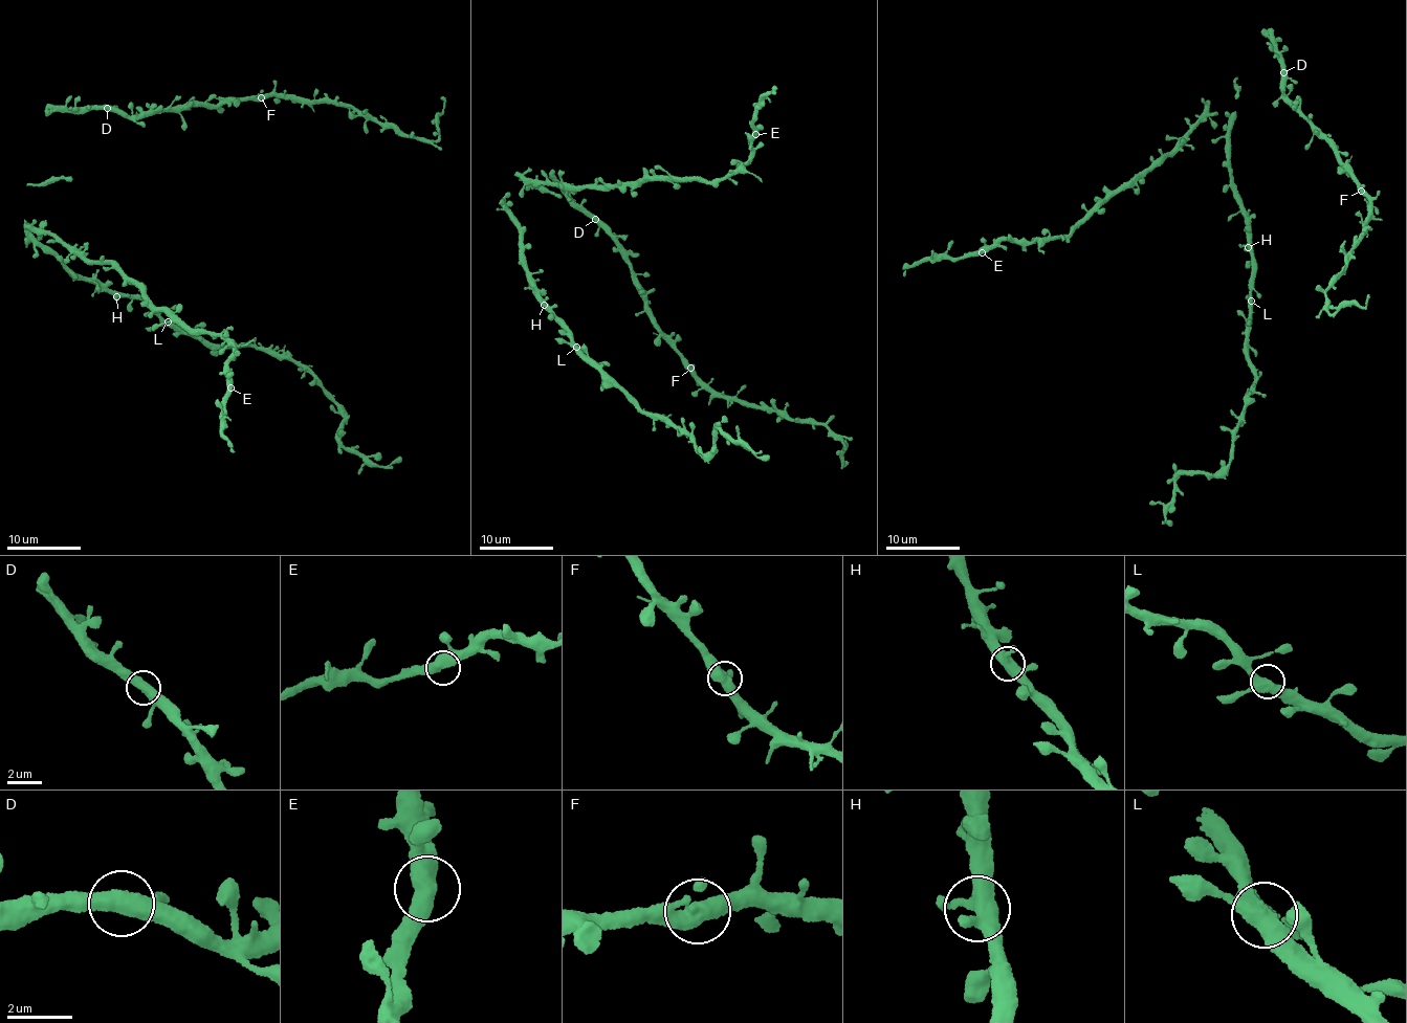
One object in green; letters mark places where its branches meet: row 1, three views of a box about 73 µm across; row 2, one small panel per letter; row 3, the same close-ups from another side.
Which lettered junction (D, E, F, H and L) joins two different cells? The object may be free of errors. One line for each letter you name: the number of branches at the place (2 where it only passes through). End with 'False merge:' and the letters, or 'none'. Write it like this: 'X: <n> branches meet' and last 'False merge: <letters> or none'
False merge: none

